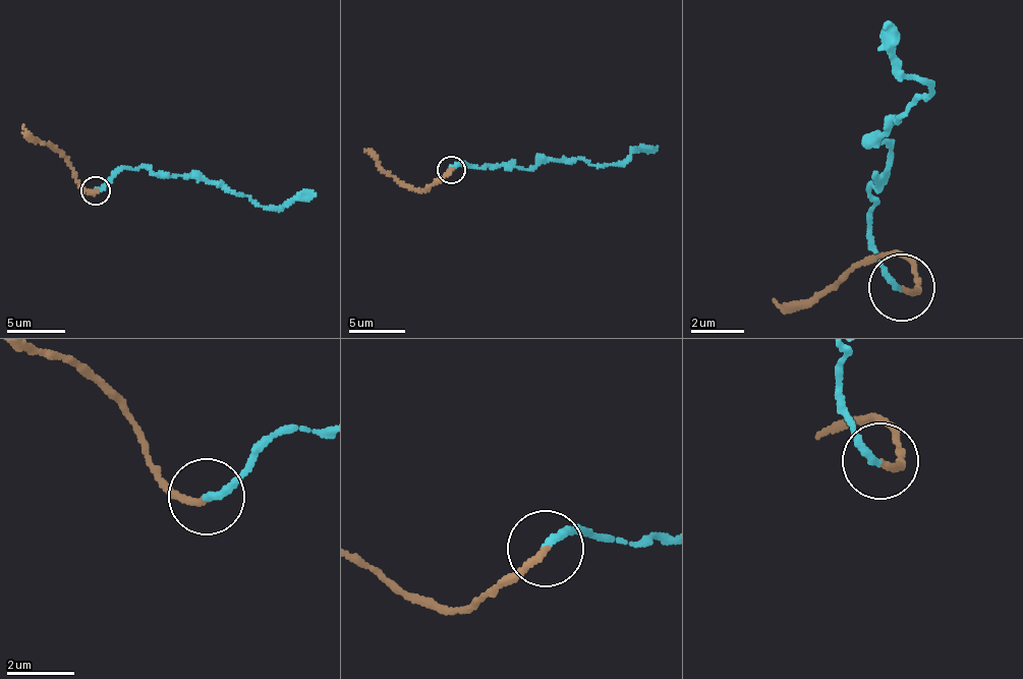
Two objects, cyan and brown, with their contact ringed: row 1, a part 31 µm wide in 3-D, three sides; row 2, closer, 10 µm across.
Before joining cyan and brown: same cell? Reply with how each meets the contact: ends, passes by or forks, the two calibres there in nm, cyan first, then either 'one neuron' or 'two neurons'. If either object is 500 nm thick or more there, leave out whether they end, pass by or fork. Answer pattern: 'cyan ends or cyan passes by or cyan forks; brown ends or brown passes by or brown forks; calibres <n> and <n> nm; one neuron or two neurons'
cyan ends; brown ends; calibres 190 and 180 nm; one neuron

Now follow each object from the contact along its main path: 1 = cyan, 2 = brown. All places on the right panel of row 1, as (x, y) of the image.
1: (900, 286), (867, 193), (895, 142), (879, 139), (891, 112), (904, 117), (933, 86), (902, 70), (887, 22)
2: (900, 286), (920, 287), (916, 265), (892, 256), (825, 284), (809, 300), (772, 300)

